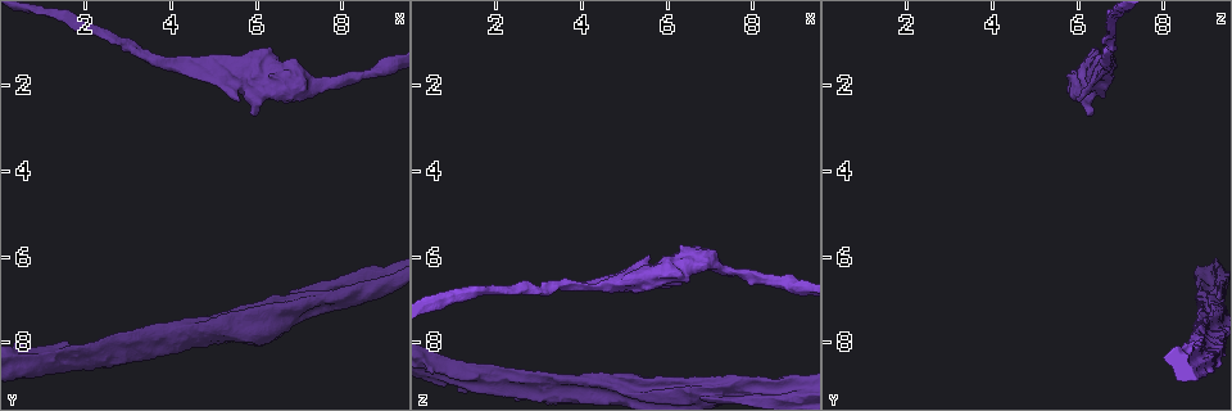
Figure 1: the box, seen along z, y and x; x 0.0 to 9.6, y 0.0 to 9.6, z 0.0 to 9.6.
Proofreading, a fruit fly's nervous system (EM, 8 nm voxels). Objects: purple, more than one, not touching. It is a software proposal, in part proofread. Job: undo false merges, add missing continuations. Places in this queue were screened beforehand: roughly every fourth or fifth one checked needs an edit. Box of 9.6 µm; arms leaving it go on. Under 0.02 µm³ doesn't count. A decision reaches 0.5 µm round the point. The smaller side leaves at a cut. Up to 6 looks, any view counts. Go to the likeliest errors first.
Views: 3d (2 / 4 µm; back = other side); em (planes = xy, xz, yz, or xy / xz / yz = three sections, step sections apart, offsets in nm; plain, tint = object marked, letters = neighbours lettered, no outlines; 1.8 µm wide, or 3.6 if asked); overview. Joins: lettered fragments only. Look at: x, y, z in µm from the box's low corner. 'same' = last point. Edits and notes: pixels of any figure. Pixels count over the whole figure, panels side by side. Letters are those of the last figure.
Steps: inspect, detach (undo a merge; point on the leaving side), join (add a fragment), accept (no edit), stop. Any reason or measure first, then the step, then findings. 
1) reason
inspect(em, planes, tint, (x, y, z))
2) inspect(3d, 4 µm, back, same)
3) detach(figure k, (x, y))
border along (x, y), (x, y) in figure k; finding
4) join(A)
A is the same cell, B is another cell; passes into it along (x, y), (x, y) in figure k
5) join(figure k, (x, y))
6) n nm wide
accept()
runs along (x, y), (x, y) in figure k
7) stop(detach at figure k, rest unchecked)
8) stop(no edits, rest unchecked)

inspect(em, 3.6 µm, planes, plain, (8.25, 6.90, 9.20))

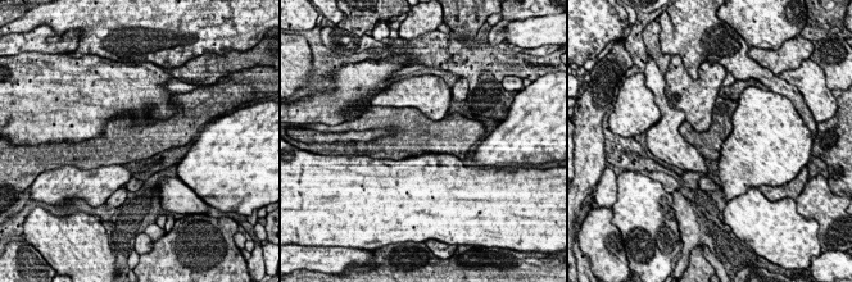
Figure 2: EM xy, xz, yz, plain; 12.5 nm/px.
inspect(em, 3.6 µm, planes, letters, same)

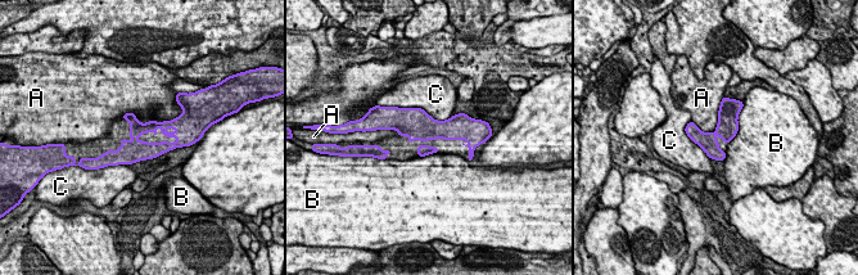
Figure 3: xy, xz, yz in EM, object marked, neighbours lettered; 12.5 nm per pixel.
accept()
A, B and C are other cells; border along (121, 115), (179, 116) in figure 3; one cell here

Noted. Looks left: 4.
branch point
inspect(em, 3.6 µm, planes, letters, (1.40, 8.45, 8.90))

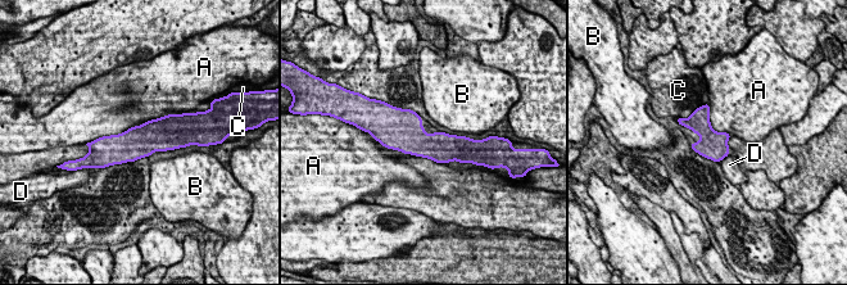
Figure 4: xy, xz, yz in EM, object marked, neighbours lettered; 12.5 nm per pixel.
accept()
A, B, C and D are other cells; all the same cell

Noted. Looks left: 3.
inspect(em, planes, tint, (3.05, 8.20, 9.20))

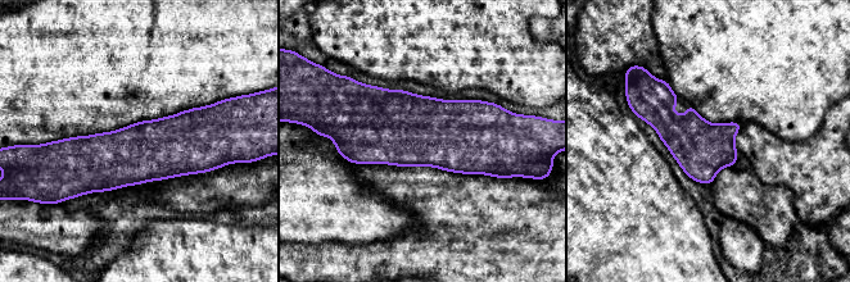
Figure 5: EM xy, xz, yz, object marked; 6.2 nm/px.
see the neighbours
inspect(em, planes, letters, same)

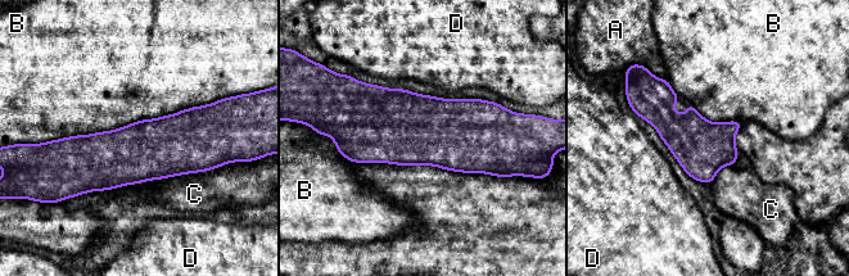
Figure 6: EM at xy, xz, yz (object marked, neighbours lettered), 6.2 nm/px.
B touches over 1100 nm
accept()
A, B, C and D are other cells; border along (215, 100), (112, 130), (46, 141) in figure 6; all the same cell

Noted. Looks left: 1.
stop(no edits, rest unchecked)

